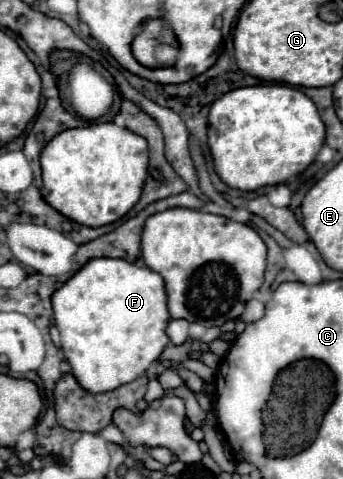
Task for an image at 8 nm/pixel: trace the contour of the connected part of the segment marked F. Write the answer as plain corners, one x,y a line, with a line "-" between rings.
92,259
52,295
54,321
72,375
90,393
118,389
140,377
170,343
164,333
170,315
162,277
120,259

